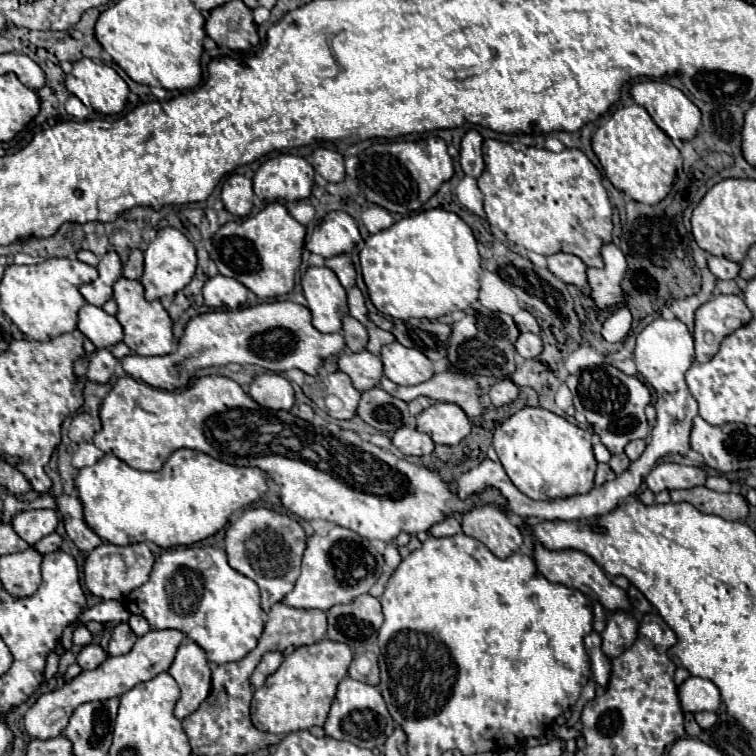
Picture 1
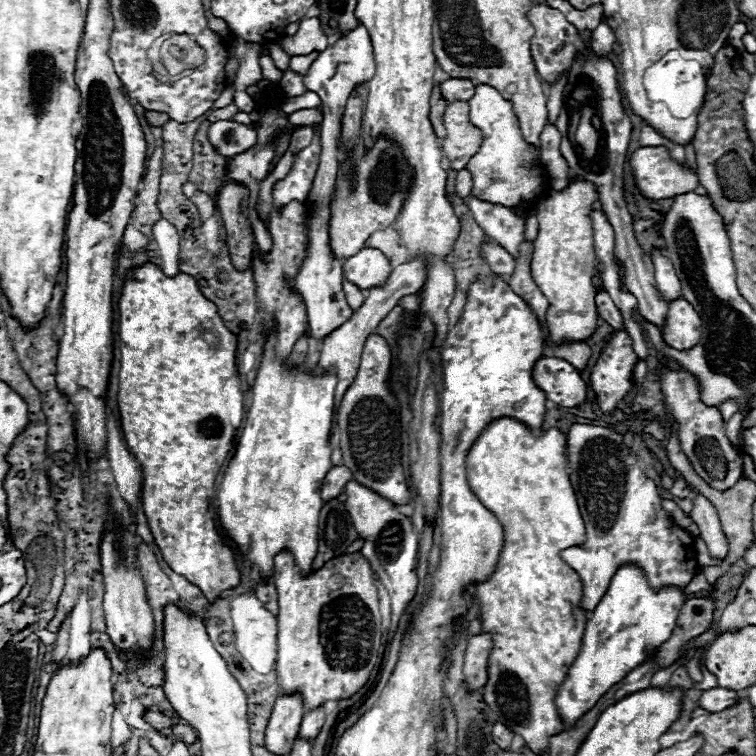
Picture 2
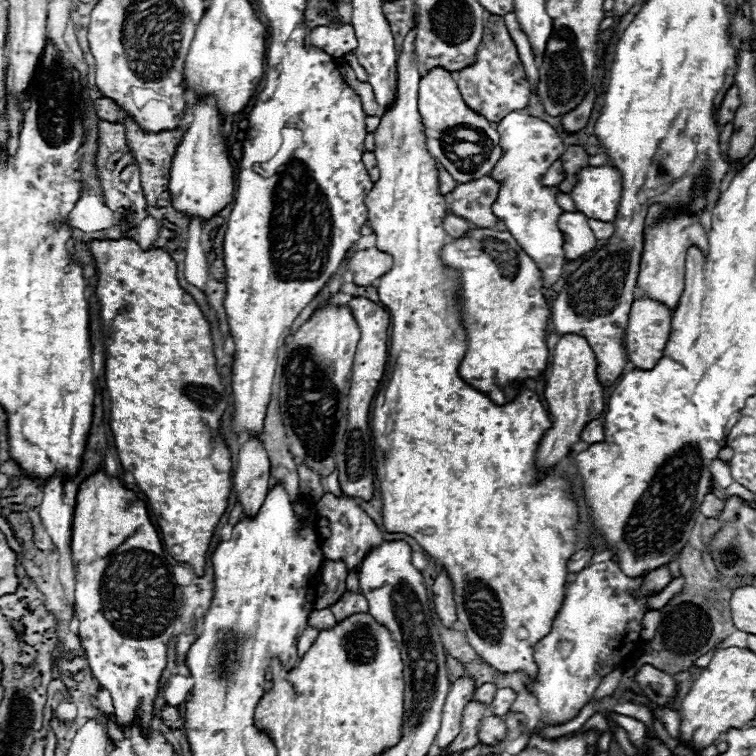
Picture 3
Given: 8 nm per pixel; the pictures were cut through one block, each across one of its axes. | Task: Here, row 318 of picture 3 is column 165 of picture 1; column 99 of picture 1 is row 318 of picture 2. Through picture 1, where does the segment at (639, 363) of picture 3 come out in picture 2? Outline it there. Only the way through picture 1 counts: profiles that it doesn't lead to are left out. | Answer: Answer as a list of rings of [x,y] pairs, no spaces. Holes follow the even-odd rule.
[[[686,300],[668,302],[666,326],[662,334],[666,344],[676,350],[688,350],[698,344],[702,334],[702,320],[690,302]]]

